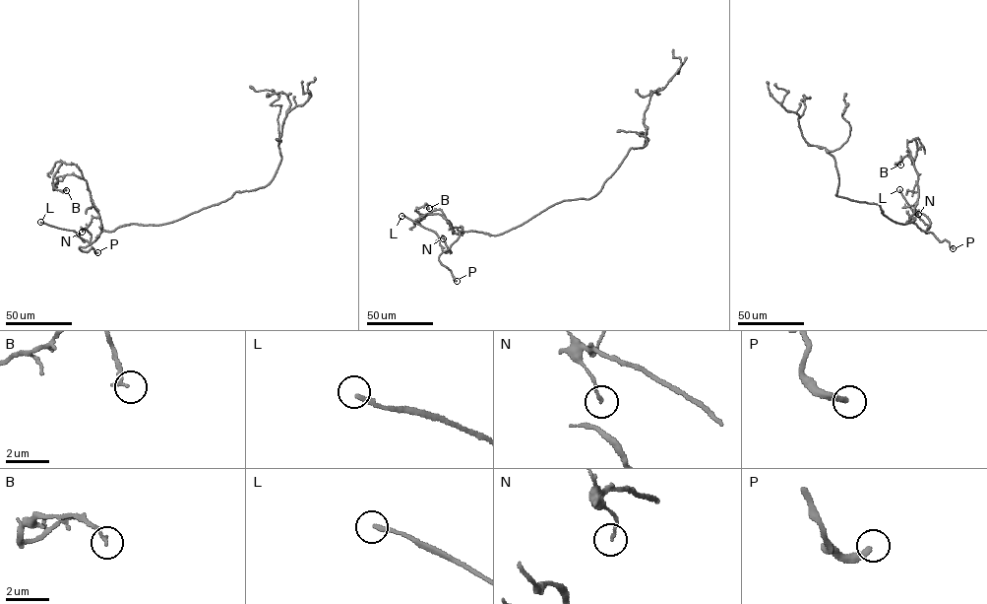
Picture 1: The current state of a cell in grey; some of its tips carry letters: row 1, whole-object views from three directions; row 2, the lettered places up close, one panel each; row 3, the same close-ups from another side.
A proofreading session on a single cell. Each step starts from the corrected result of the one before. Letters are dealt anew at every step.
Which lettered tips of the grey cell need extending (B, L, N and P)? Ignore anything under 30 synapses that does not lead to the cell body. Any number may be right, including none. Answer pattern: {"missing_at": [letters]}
{"missing_at": ["P"]}

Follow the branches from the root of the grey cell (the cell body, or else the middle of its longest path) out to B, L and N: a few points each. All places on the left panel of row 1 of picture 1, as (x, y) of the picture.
B: (217, 204), (168, 223), (108, 232), (87, 181), (59, 176), (53, 187), (66, 190)
L: (217, 204), (165, 224), (130, 224), (112, 231), (103, 231), (90, 244), (72, 231), (40, 222)
N: (217, 204), (165, 224), (130, 224), (112, 231), (103, 231), (90, 244), (91, 234), (83, 228), (82, 232)

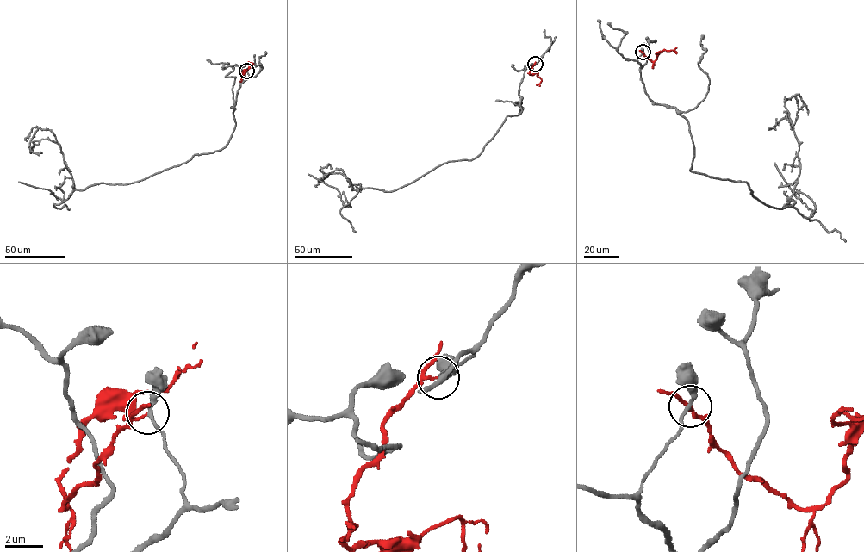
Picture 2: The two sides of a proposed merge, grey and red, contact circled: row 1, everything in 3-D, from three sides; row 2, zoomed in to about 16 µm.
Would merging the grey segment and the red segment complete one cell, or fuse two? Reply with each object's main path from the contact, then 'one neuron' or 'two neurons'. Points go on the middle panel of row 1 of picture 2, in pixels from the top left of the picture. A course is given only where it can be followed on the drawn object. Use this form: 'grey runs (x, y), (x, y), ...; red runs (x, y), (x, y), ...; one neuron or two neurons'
grey runs (535, 64), (519, 85), (520, 113), (476, 157), (391, 191), (353, 189), (342, 170), (320, 178); red runs (535, 64), (529, 74), (536, 72), (541, 78), (537, 84); two neurons

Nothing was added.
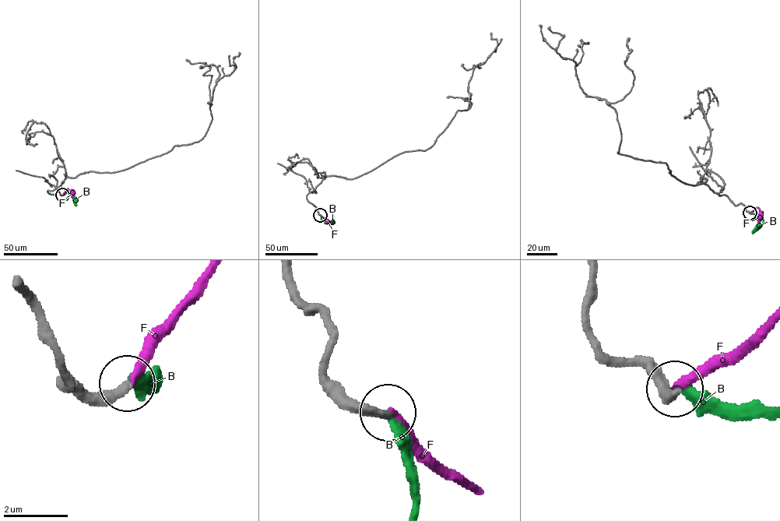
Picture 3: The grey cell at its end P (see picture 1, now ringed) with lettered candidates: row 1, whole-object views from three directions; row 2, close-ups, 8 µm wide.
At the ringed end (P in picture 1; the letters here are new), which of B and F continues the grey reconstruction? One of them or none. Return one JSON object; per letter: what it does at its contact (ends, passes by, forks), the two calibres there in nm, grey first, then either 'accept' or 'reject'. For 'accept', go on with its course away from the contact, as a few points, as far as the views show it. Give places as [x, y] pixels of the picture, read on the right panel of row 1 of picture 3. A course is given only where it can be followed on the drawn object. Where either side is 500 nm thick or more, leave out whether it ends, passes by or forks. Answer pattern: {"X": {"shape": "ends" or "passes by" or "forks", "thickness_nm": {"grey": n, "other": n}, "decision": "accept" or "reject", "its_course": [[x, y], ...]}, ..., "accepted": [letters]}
{"B": {"shape": "ends", "thickness_nm": {"grey": 280, "other": 400}, "decision": "reject"}, "F": {"shape": "ends", "thickness_nm": {"grey": 320, "other": 240}, "decision": "accept", "its_course": [[750, 212], [757, 207], [760, 216]]}, "accepted": ["F"]}

